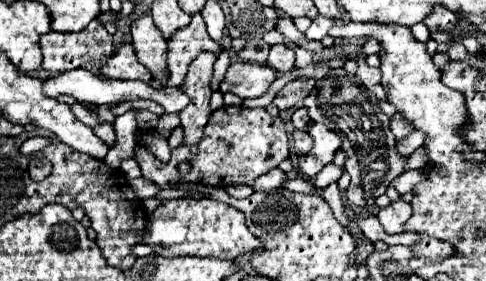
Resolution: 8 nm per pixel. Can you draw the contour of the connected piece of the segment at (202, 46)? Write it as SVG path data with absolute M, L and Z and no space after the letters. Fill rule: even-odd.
M200 13L192 15L192 23L188 27L178 29L168 41L168 71L170 79L165 85L155 80L150 81L152 87L162 89L162 87L178 87L184 81L184 75L188 71L188 65L192 59L196 59L198 53L202 51L214 51L216 55L222 51L218 43L214 43L208 33L206 25Z

